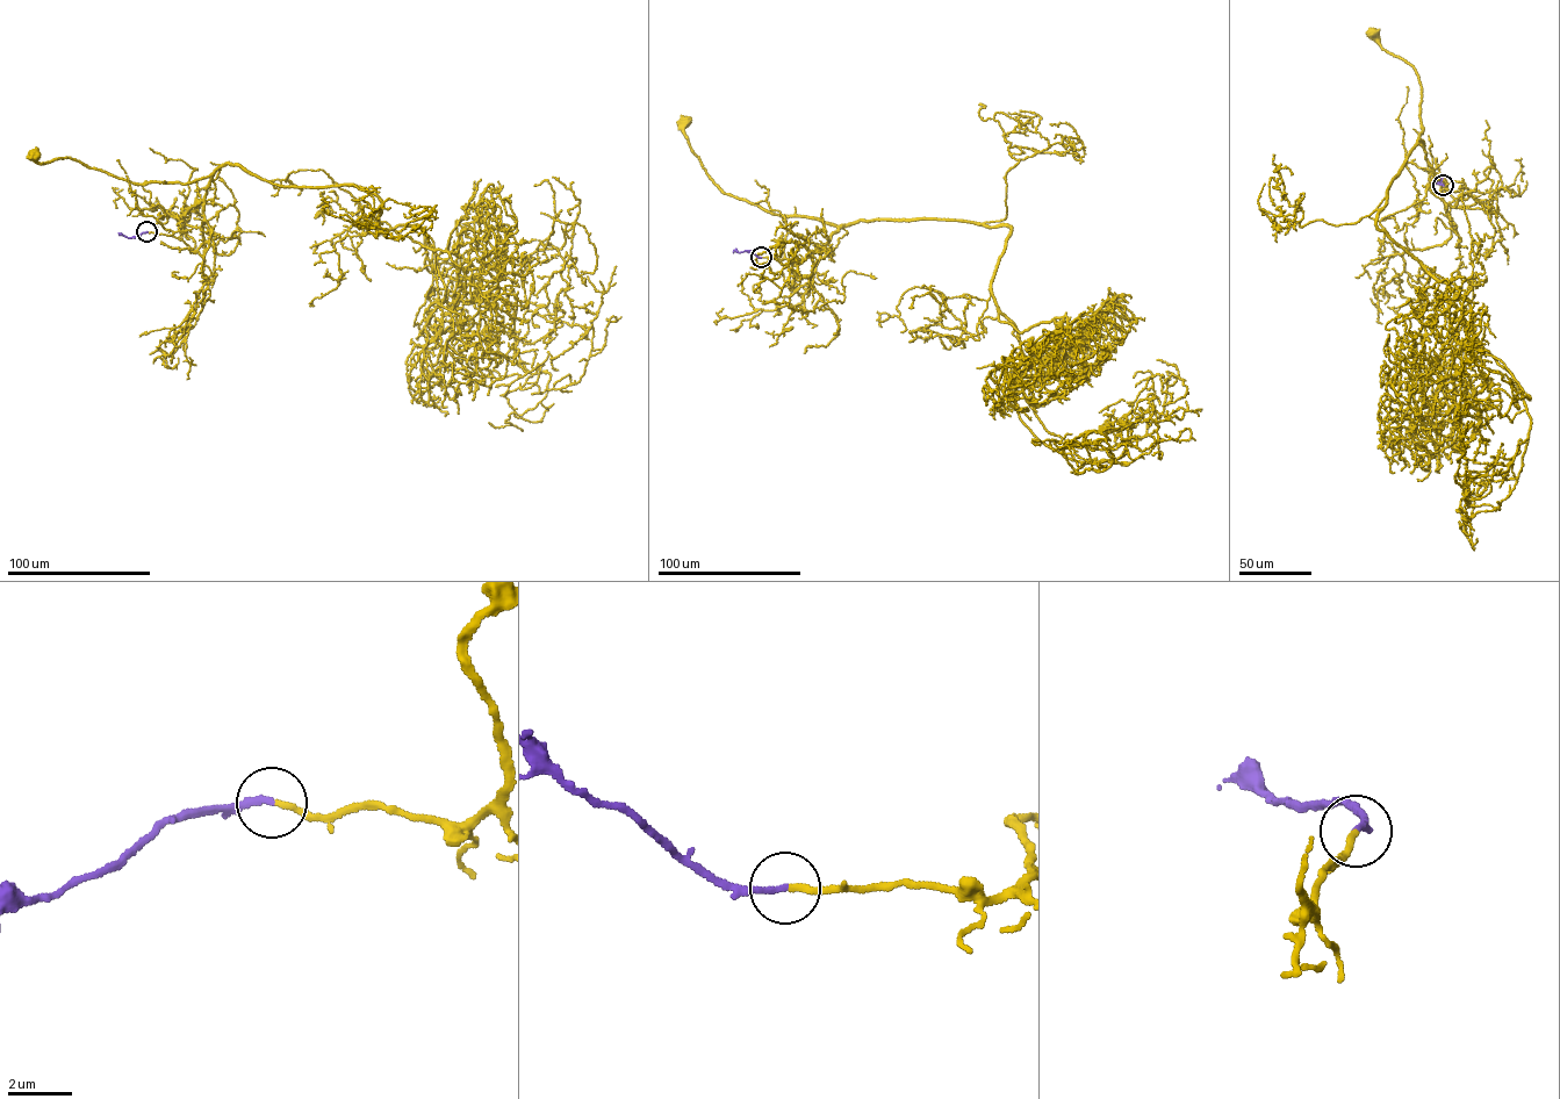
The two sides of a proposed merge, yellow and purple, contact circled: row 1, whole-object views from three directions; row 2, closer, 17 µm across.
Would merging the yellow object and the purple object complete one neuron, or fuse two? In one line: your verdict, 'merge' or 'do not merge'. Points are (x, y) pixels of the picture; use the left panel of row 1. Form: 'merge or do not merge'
merge

